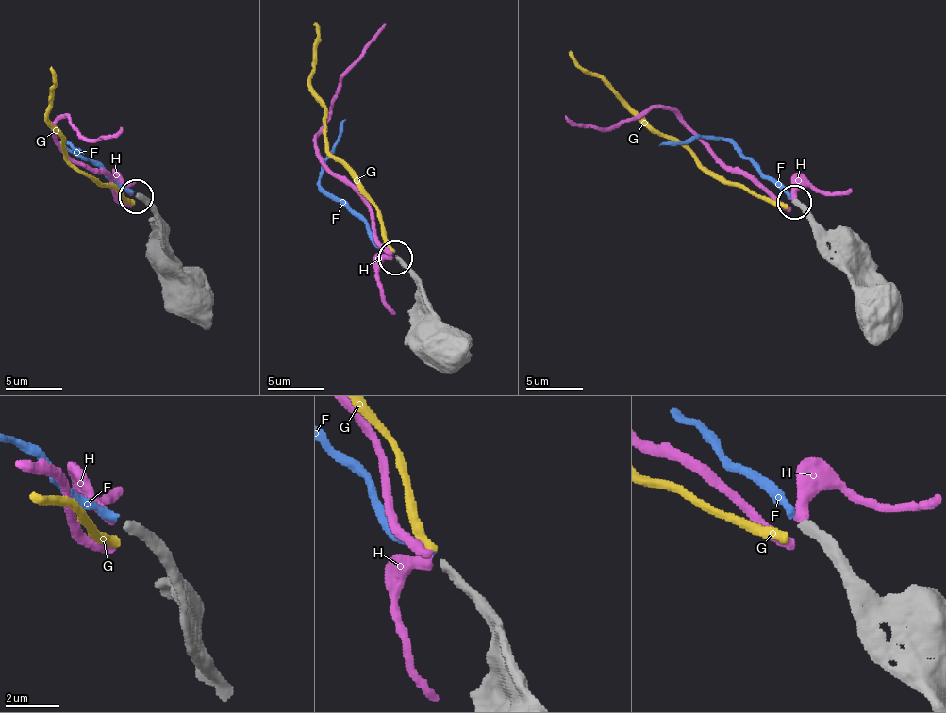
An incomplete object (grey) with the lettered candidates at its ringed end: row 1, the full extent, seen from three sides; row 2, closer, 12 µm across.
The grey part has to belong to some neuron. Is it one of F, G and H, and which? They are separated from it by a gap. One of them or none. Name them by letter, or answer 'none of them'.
H

